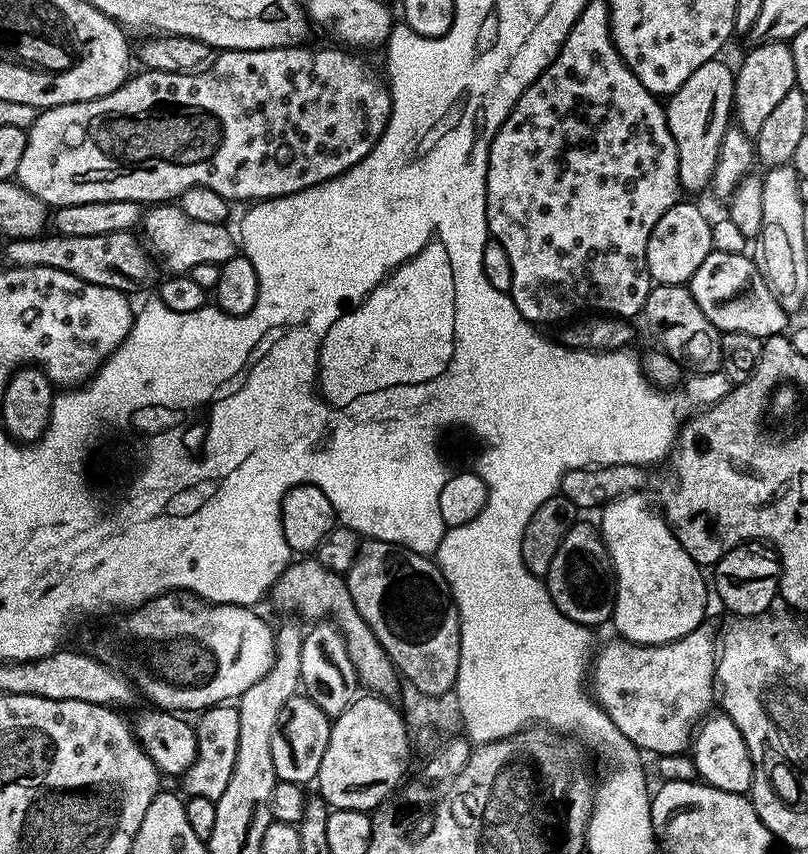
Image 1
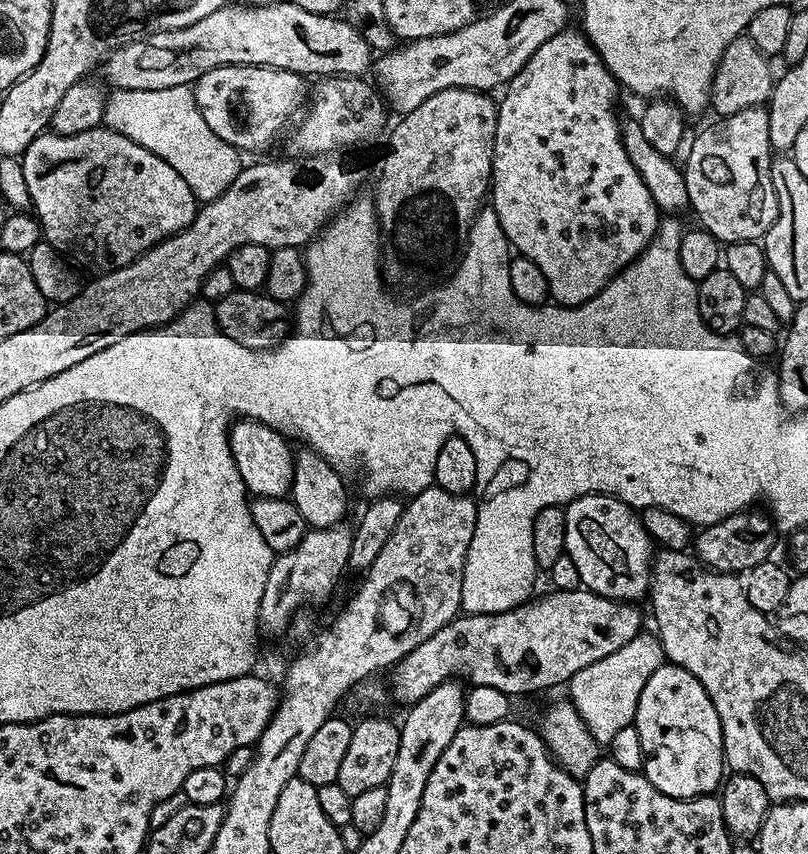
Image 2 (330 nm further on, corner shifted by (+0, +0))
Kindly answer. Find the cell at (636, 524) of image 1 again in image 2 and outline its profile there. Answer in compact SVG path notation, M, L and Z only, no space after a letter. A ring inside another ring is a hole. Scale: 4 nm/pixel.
M579 496L564 508L566 518L565 553L578 566L580 583L590 592L611 600L640 602L652 586L654 541L639 515L615 496Z

